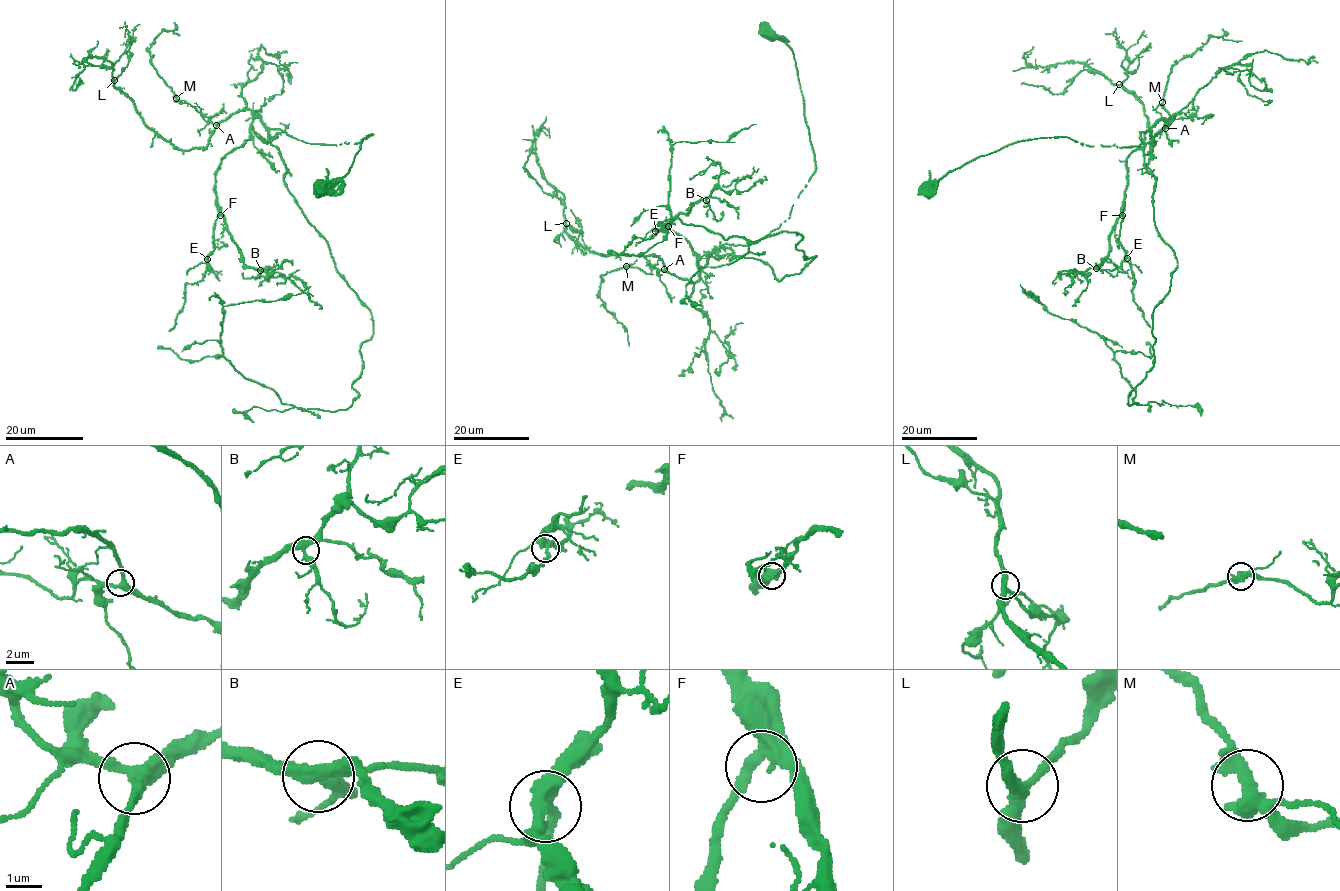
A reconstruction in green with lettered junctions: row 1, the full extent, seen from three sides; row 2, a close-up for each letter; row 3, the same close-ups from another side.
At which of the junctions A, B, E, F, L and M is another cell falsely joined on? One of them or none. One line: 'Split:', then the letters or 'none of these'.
Split: none of these

